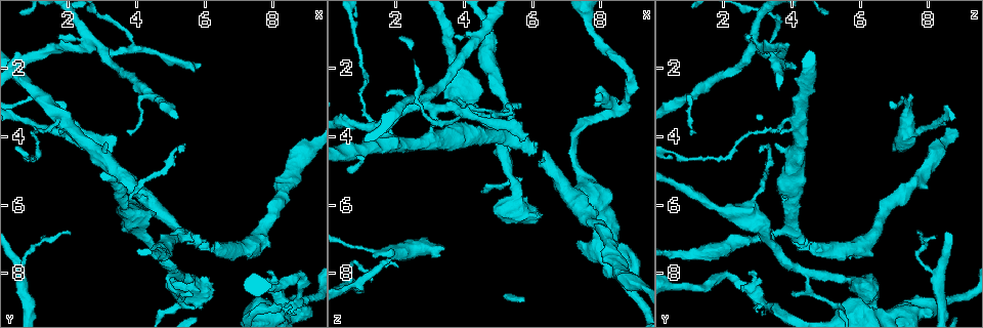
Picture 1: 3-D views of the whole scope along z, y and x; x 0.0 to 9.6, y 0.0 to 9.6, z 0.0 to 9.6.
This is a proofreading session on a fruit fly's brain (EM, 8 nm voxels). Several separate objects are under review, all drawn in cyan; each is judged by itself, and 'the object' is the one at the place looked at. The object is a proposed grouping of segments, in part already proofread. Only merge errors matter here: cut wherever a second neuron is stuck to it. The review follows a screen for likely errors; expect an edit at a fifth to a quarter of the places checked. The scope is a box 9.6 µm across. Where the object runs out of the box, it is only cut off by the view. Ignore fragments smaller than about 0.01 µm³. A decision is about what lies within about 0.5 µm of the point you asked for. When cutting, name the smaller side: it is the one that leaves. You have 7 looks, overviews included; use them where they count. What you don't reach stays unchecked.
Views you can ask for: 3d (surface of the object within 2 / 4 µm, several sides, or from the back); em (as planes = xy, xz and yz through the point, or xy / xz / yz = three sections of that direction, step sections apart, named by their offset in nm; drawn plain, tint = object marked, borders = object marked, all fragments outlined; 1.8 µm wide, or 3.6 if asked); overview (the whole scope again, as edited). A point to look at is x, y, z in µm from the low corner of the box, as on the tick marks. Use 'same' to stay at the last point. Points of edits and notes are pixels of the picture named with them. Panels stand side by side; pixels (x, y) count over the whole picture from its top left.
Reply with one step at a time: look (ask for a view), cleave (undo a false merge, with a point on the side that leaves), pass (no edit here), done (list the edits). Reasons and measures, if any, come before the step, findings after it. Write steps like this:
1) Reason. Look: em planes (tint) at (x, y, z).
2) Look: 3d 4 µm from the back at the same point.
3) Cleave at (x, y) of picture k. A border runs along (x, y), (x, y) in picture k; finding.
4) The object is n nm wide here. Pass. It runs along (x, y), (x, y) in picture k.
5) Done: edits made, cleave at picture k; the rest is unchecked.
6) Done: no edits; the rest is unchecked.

Look: 3d 2 µm at (5.25, 6.80, 3.35).

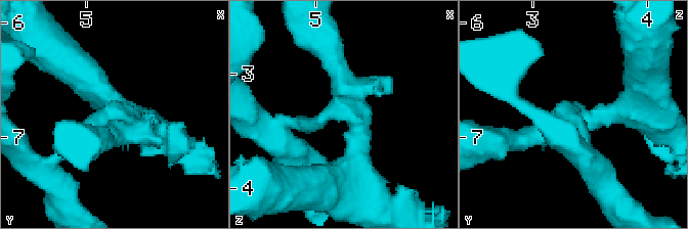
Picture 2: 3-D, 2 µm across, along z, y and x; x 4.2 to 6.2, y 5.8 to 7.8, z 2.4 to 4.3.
Need the tissue. Look: em planes (tint) at (5.22, 6.84, 3.34).

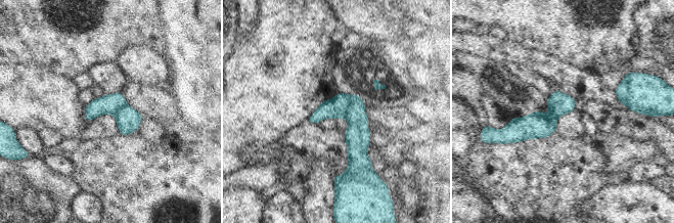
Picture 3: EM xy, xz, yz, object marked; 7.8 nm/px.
Cleave at (336, 107) of picture 3. A border runs along (349, 94), (349, 107), (343, 118) in picture 3; two neurons meet here.

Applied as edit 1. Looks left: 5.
Four-way junction. Look: em planes (tint) at (2.55, 1.05, 2.90).

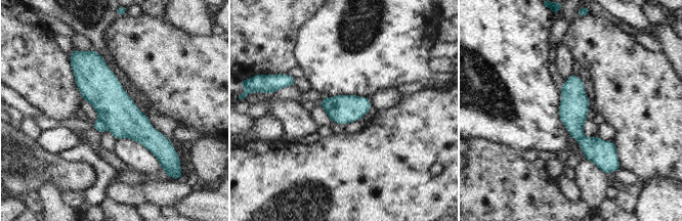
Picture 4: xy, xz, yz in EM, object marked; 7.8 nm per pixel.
Cleave at (98, 125) of picture 4. A border runs along (98, 119), (108, 129) in picture 4; a second neuron is stuck on.

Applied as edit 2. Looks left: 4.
Done: edits made, cleave at picture 3, cleave at picture 4; the rest is unchecked.

